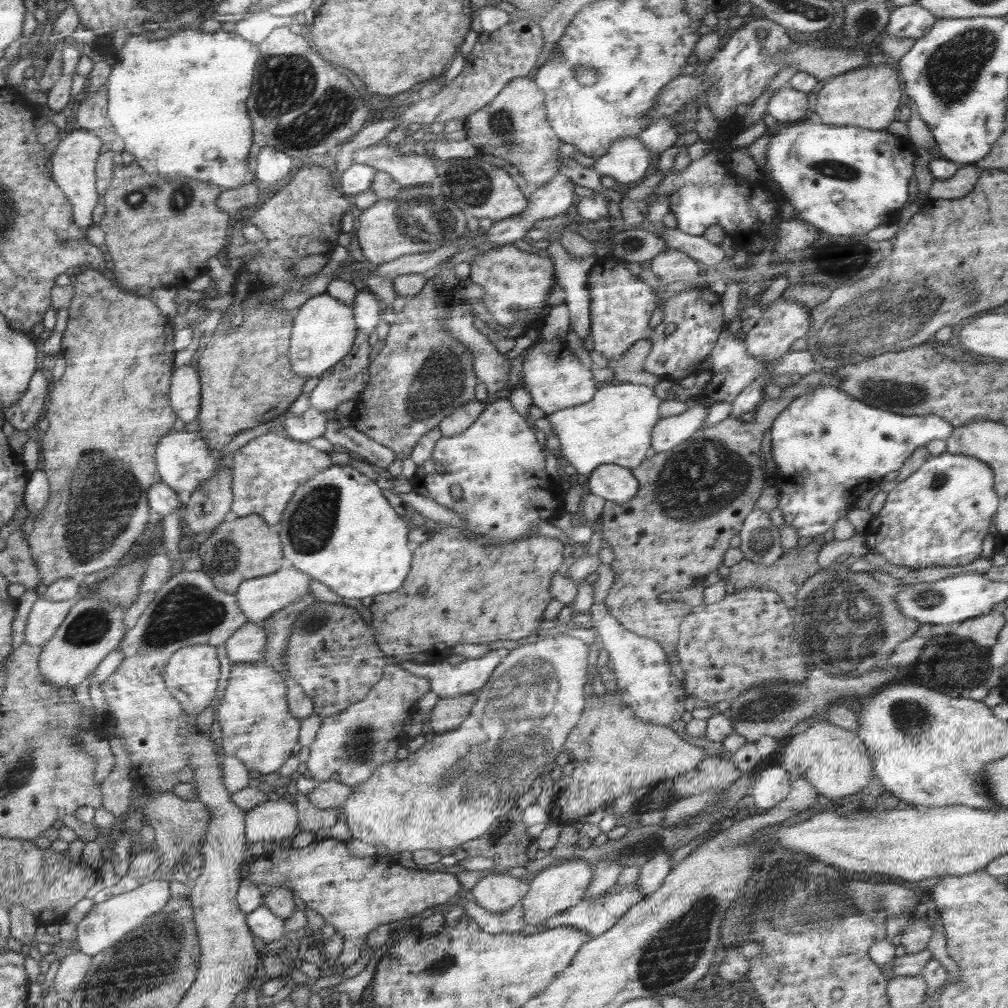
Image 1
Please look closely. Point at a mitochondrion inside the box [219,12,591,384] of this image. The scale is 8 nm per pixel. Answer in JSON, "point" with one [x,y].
{"point":[303,114]}

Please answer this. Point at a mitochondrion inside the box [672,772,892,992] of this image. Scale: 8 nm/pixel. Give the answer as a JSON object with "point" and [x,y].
{"point":[819,889]}

